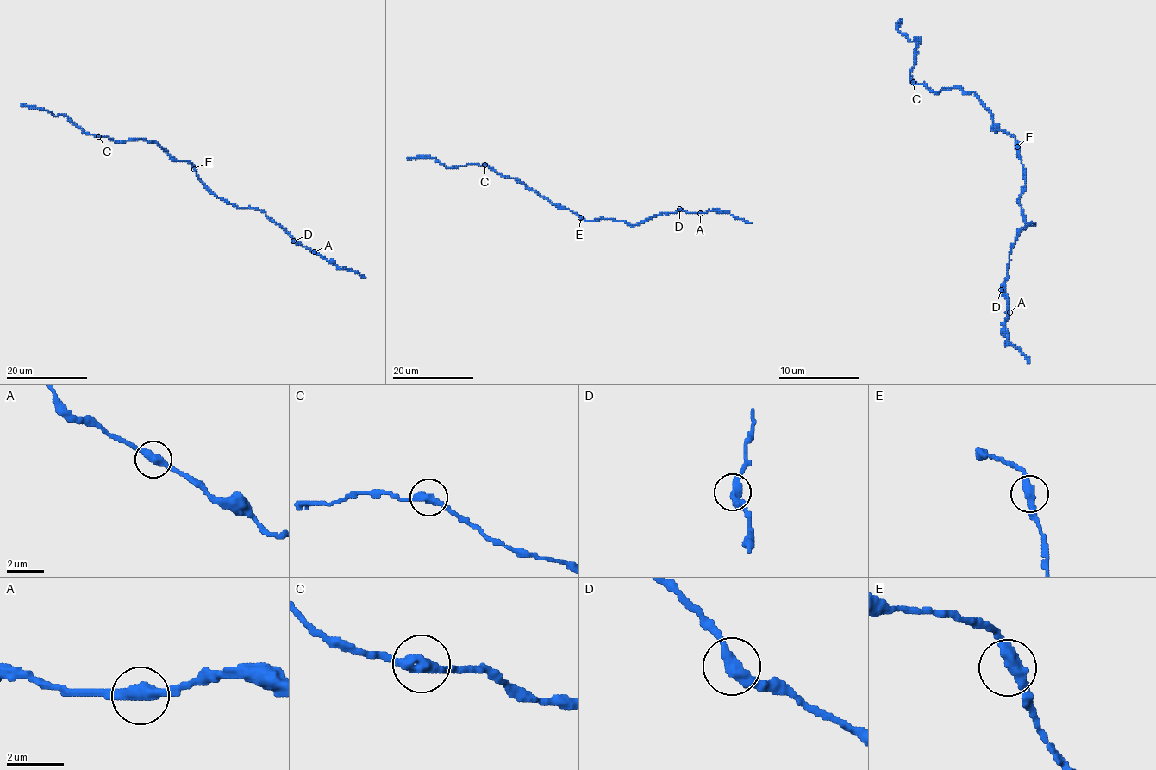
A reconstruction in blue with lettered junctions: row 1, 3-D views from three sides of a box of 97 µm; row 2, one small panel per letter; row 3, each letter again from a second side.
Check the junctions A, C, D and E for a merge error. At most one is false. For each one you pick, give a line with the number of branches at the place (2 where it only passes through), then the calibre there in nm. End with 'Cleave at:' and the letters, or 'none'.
Cleave at: none

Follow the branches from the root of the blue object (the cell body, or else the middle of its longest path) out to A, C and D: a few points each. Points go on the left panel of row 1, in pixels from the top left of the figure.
A: (196, 171), (200, 181), (216, 196), (237, 207), (253, 207), (263, 211), (296, 243), (314, 252)
C: (196, 171), (190, 162), (174, 160), (153, 141), (113, 141), (99, 136)
D: (196, 171), (200, 181), (216, 196), (237, 207), (253, 207), (263, 211), (293, 241)

